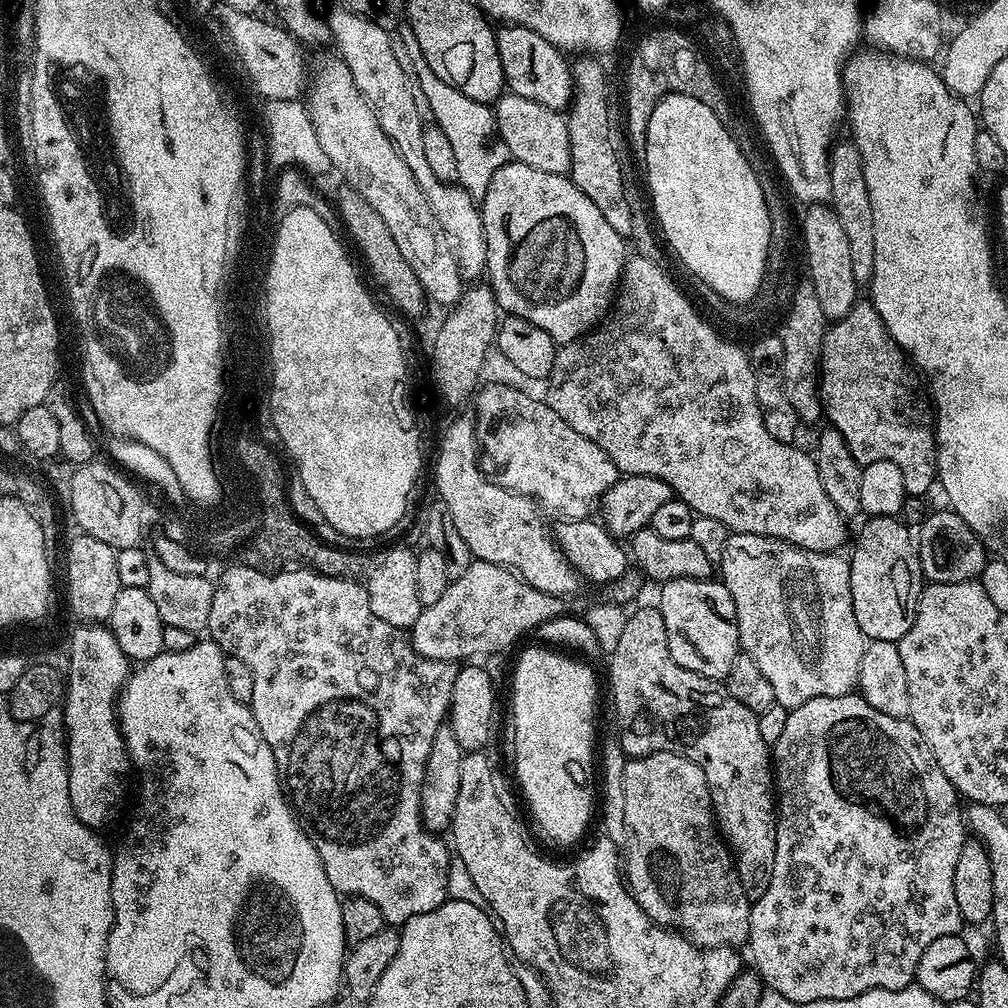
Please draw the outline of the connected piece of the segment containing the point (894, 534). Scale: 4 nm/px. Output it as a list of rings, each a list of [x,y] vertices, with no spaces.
[[[895,516],[867,517],[848,560],[854,618],[858,618],[858,626],[869,641],[895,644],[914,626],[922,587],[920,559],[913,533],[908,533],[902,521]]]

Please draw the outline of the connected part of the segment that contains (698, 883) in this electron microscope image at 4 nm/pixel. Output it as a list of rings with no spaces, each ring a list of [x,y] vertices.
[[[652,750],[649,756],[640,756],[637,760],[629,759],[624,765],[624,781],[622,790],[626,798],[624,807],[624,826],[631,835],[627,837],[628,856],[626,852],[626,883],[635,897],[636,901],[642,906],[651,920],[657,924],[671,926],[681,933],[687,934],[695,943],[702,948],[723,948],[725,946],[740,946],[747,941],[748,931],[750,930],[750,914],[752,913],[753,901],[748,899],[746,890],[742,890],[742,882],[736,873],[736,862],[732,858],[732,853],[721,833],[718,831],[718,825],[714,819],[714,809],[712,807],[712,791],[708,789],[706,774],[690,758],[681,756],[679,752],[670,752],[667,750]]]

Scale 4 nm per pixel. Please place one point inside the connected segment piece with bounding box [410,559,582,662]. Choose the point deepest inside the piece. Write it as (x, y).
(487, 608)

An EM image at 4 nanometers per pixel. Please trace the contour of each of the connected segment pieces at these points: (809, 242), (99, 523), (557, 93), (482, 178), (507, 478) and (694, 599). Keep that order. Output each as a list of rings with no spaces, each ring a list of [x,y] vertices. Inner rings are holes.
[[[810,204],[803,211],[804,252],[808,255],[807,279],[814,286],[814,294],[818,294],[818,302],[822,302],[826,318],[835,322],[858,303],[858,282],[854,278],[854,270],[850,270],[850,242],[846,239],[846,230],[842,230],[842,222],[838,222],[831,207]]]
[[[89,462],[75,469],[73,482],[70,483],[72,516],[83,535],[98,538],[98,542],[106,542],[106,546],[117,550],[135,548],[141,543],[140,515],[144,512],[140,492],[123,471],[117,470],[111,463],[98,463]]]
[[[520,24],[501,28],[504,29],[496,32],[496,45],[507,91],[522,98],[530,98],[530,102],[538,102],[547,108],[567,109],[574,95],[569,57],[561,49],[546,42],[542,34],[534,34],[534,30],[526,30]]]
[[[407,26],[401,28],[400,36],[398,32],[398,40],[402,48],[402,43],[404,43],[403,51],[414,73],[419,95],[427,111],[428,108],[432,111],[431,119],[440,127],[442,134],[446,134],[450,147],[454,150],[454,158],[458,161],[458,183],[470,195],[483,198],[490,186],[490,178],[494,178],[498,169],[510,159],[506,142],[502,142],[496,125],[495,111],[489,105],[474,102],[474,98],[466,98],[466,94],[462,94],[462,90],[458,90],[454,85],[442,82],[442,78],[438,78],[438,74],[430,70],[422,54],[422,46],[418,46],[418,38],[414,38],[414,30]],[[406,51],[408,51],[408,56]]]
[[[508,384],[483,388],[484,385],[474,396],[480,471],[499,488],[535,500],[545,513],[553,512],[560,520],[589,519],[600,497],[622,476],[606,450],[562,422],[543,399],[535,400]]]
[[[678,578],[659,585],[658,607],[666,622],[670,654],[678,666],[694,670],[711,680],[723,681],[730,674],[734,658],[741,652],[734,598],[719,579]]]

